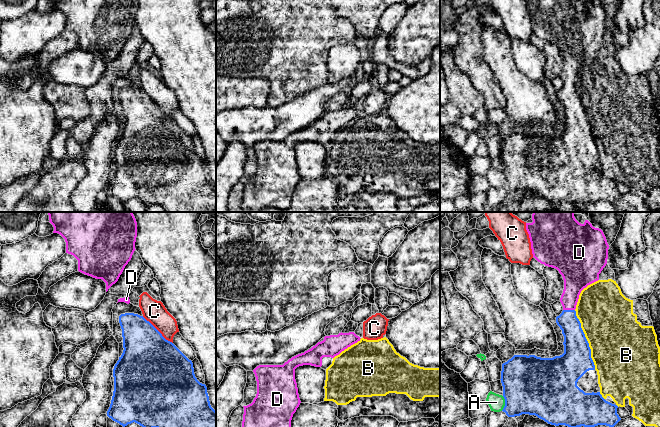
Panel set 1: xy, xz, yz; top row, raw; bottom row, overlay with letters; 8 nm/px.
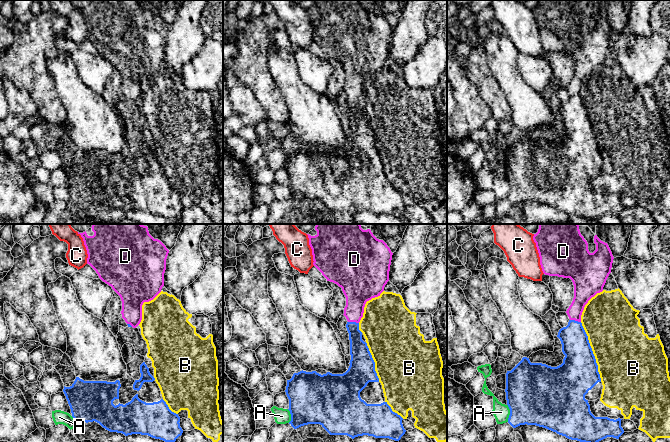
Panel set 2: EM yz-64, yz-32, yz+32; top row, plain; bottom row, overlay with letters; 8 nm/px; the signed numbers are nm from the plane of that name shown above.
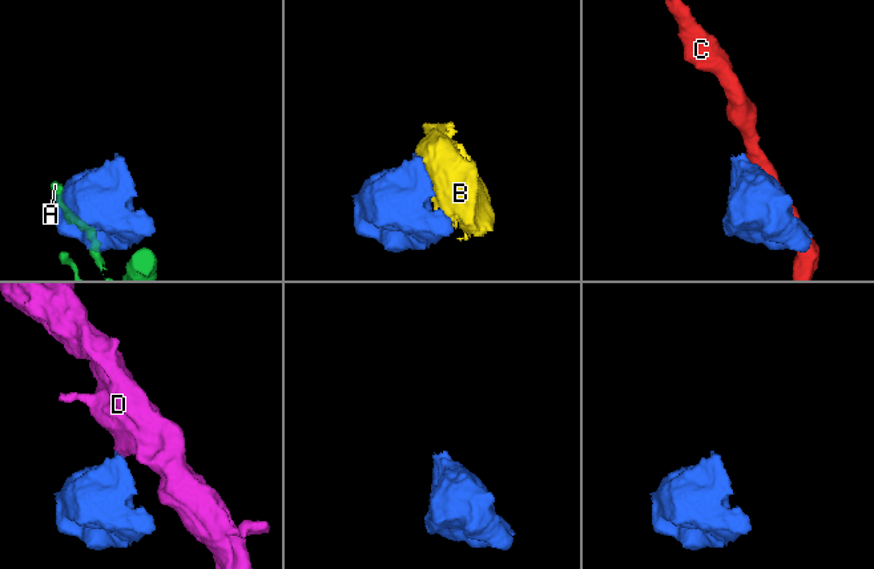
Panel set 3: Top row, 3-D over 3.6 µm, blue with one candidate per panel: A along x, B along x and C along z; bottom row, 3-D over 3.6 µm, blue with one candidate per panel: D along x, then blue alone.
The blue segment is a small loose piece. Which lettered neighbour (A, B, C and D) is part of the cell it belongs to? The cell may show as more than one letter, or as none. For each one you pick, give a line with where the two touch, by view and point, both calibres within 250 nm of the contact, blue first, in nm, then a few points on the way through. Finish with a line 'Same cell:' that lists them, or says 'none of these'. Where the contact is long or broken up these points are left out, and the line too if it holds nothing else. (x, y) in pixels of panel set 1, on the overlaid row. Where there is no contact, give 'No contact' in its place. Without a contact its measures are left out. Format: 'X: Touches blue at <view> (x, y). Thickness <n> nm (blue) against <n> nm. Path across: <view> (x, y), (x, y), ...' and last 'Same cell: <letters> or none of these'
D: Touches blue at yz (569, 310). Thickness 180 nm (blue) against 190 nm. Path across: yz (574, 338), (569, 324), (569, 310), (569, 297), (575, 280)
Same cell: D

